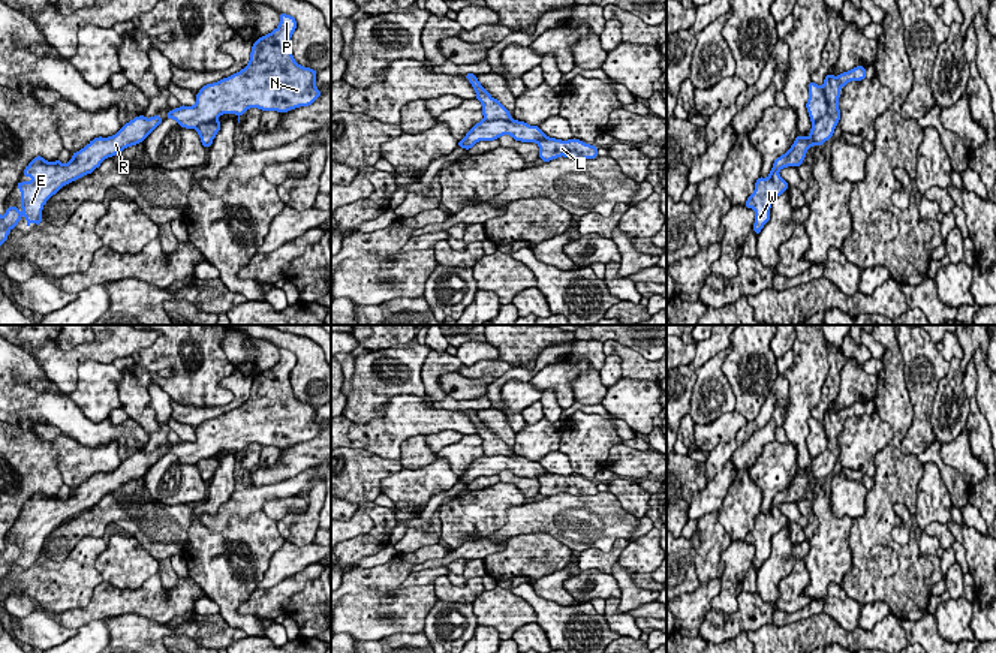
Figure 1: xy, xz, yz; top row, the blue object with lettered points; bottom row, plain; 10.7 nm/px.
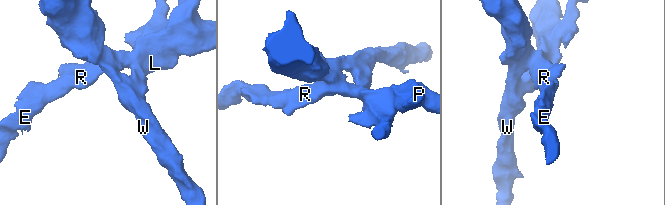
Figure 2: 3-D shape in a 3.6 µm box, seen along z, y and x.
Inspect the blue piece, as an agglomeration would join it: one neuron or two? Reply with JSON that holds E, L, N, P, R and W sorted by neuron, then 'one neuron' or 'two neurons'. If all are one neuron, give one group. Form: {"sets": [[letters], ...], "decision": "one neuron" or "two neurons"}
{"sets": [["E", "N", "P", "R"], ["L", "W"]], "decision": "two neurons"}

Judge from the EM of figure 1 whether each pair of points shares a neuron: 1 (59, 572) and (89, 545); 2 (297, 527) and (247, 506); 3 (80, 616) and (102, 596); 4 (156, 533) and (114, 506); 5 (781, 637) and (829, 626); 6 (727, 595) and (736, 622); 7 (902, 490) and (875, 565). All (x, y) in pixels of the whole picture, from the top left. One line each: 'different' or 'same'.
1: same
2: different
3: same
4: same
5: same
6: different
7: same

